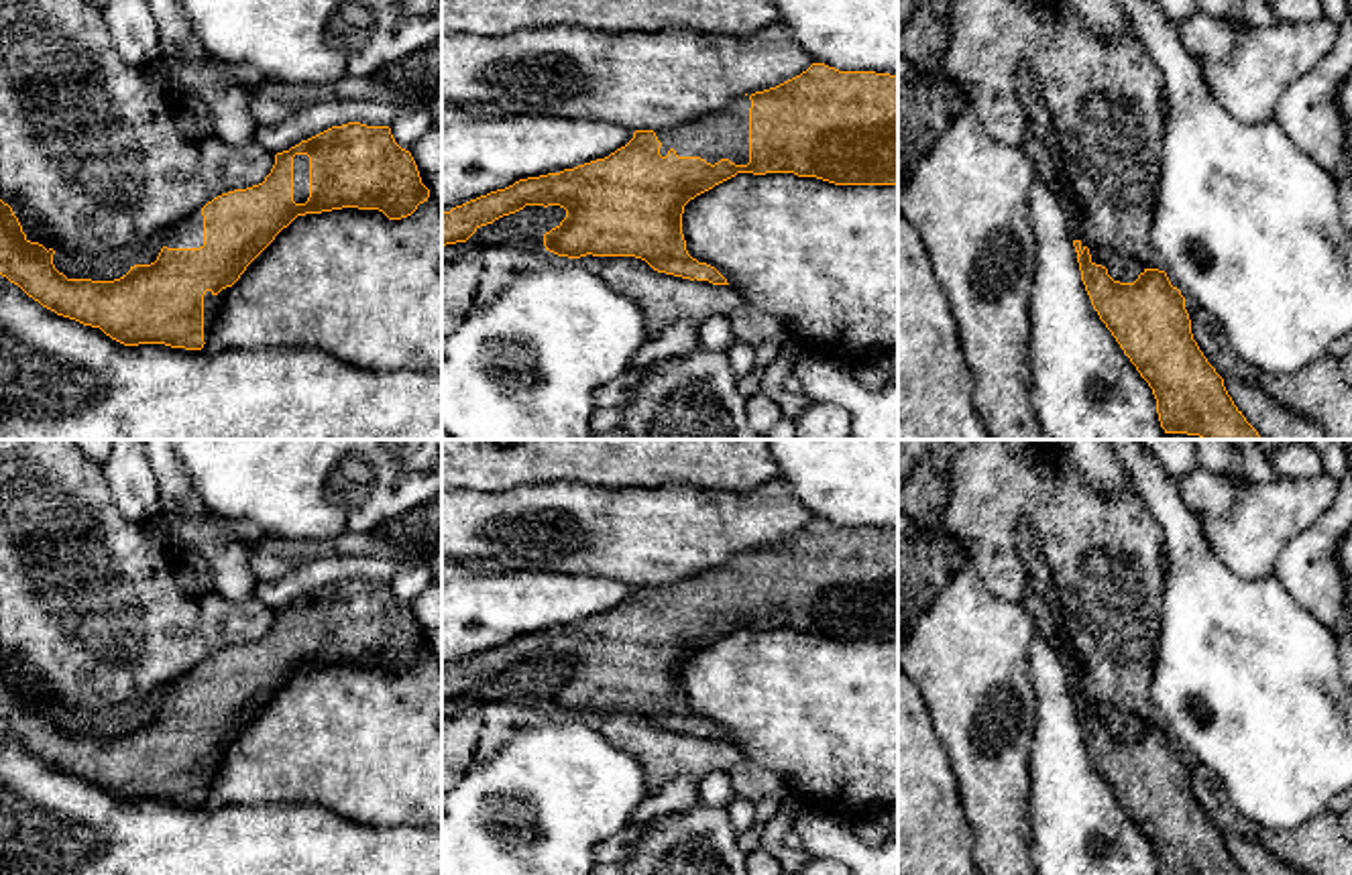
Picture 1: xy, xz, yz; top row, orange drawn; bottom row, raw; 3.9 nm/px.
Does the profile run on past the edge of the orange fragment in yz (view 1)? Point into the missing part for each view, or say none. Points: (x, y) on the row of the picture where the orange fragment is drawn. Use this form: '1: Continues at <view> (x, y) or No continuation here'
1: No continuation here

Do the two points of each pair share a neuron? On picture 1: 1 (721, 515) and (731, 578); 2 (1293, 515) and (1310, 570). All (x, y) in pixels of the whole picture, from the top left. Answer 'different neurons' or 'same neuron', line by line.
1: different neurons
2: different neurons

